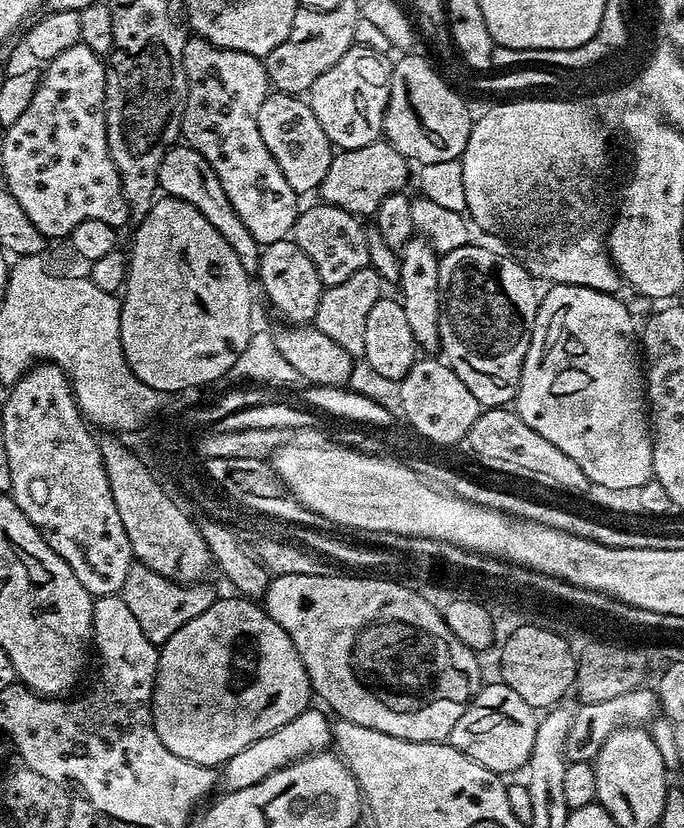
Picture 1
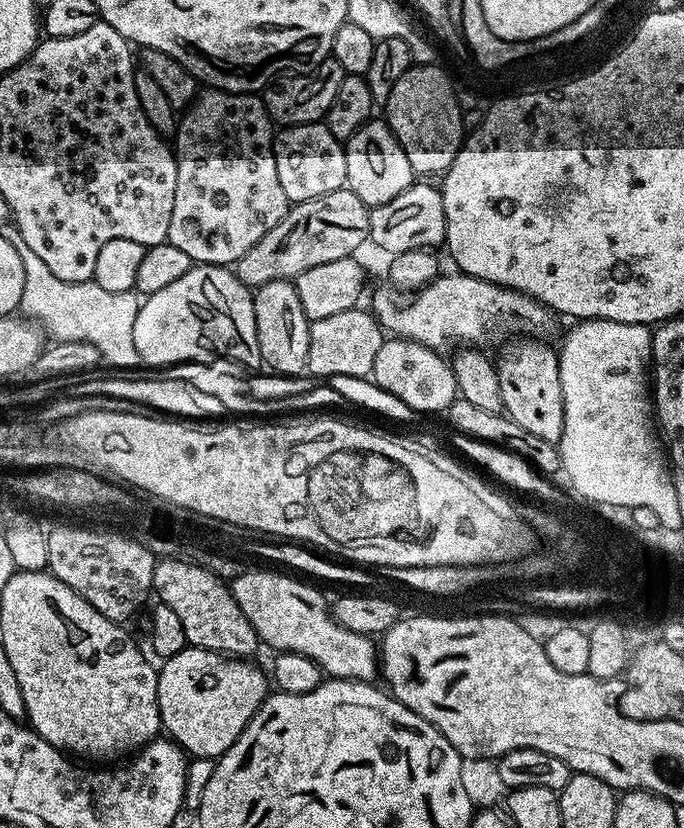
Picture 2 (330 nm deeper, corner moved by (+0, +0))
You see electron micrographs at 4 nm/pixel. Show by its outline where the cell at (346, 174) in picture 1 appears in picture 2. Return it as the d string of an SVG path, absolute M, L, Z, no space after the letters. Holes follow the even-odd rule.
M347 186L318 198L293 203L282 222L278 222L278 226L274 226L266 238L250 246L250 250L236 260L236 277L249 290L255 290L266 282L295 278L302 274L302 270L322 266L322 262L335 262L337 258L359 253L364 240L366 244L369 239L369 211L362 198L358 198L358 194L351 192Z

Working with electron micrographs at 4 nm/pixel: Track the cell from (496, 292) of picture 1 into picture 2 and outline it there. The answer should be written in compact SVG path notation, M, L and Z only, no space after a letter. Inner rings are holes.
M512 338L508 345L495 357L494 365L501 391L503 411L522 430L530 430L530 434L538 434L538 438L546 438L546 442L559 445L564 425L564 403L562 402L562 378L560 377L560 358L555 347L547 348L540 338Z

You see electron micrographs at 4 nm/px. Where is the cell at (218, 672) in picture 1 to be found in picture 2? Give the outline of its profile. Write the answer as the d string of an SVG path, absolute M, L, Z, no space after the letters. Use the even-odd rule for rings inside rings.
M186 647L178 654L167 657L158 672L158 710L163 731L175 740L189 757L212 756L218 758L246 730L250 718L260 709L260 704L270 692L270 680L260 668L252 665L248 658L229 658L222 652L211 652L205 648Z

